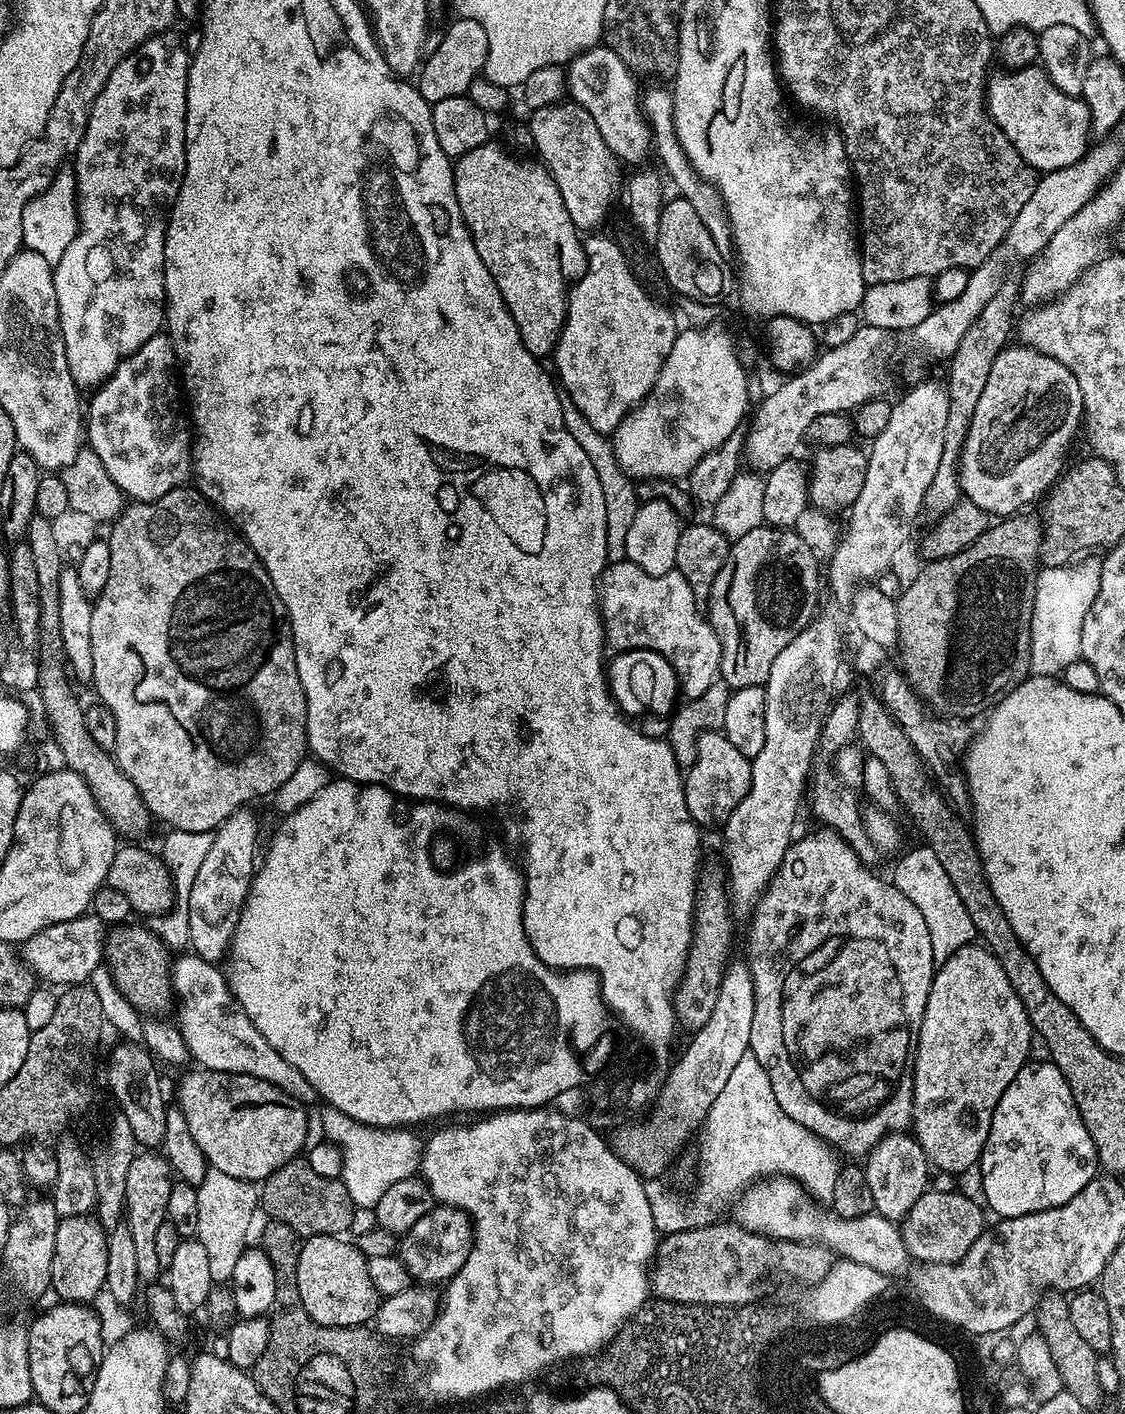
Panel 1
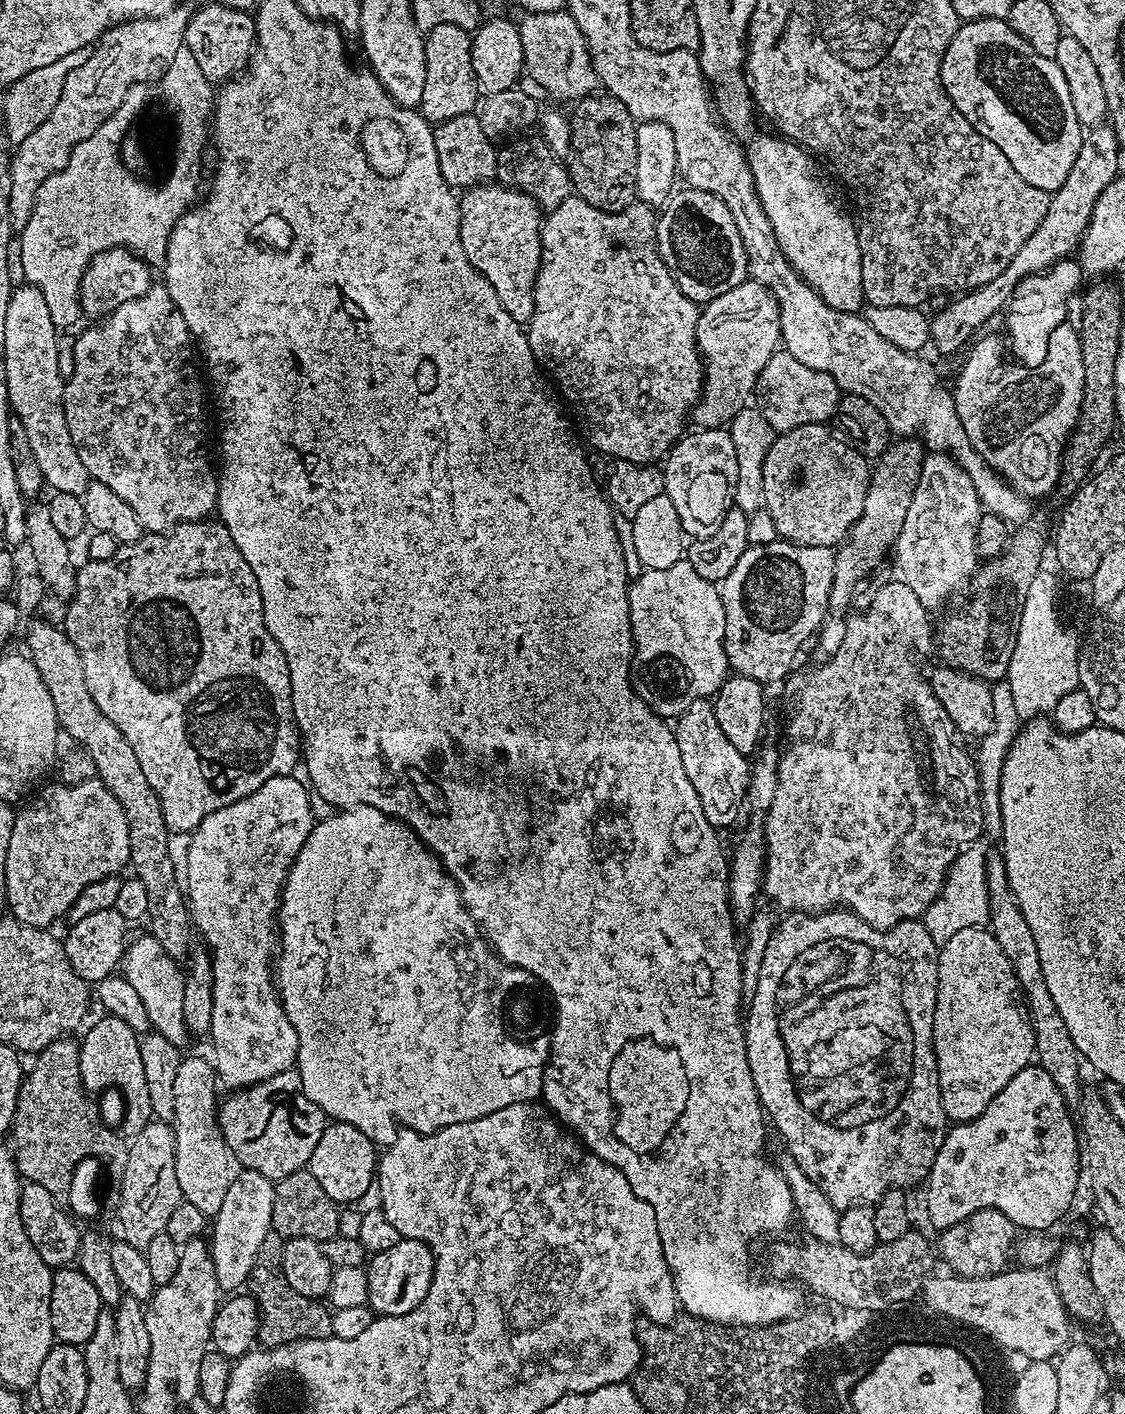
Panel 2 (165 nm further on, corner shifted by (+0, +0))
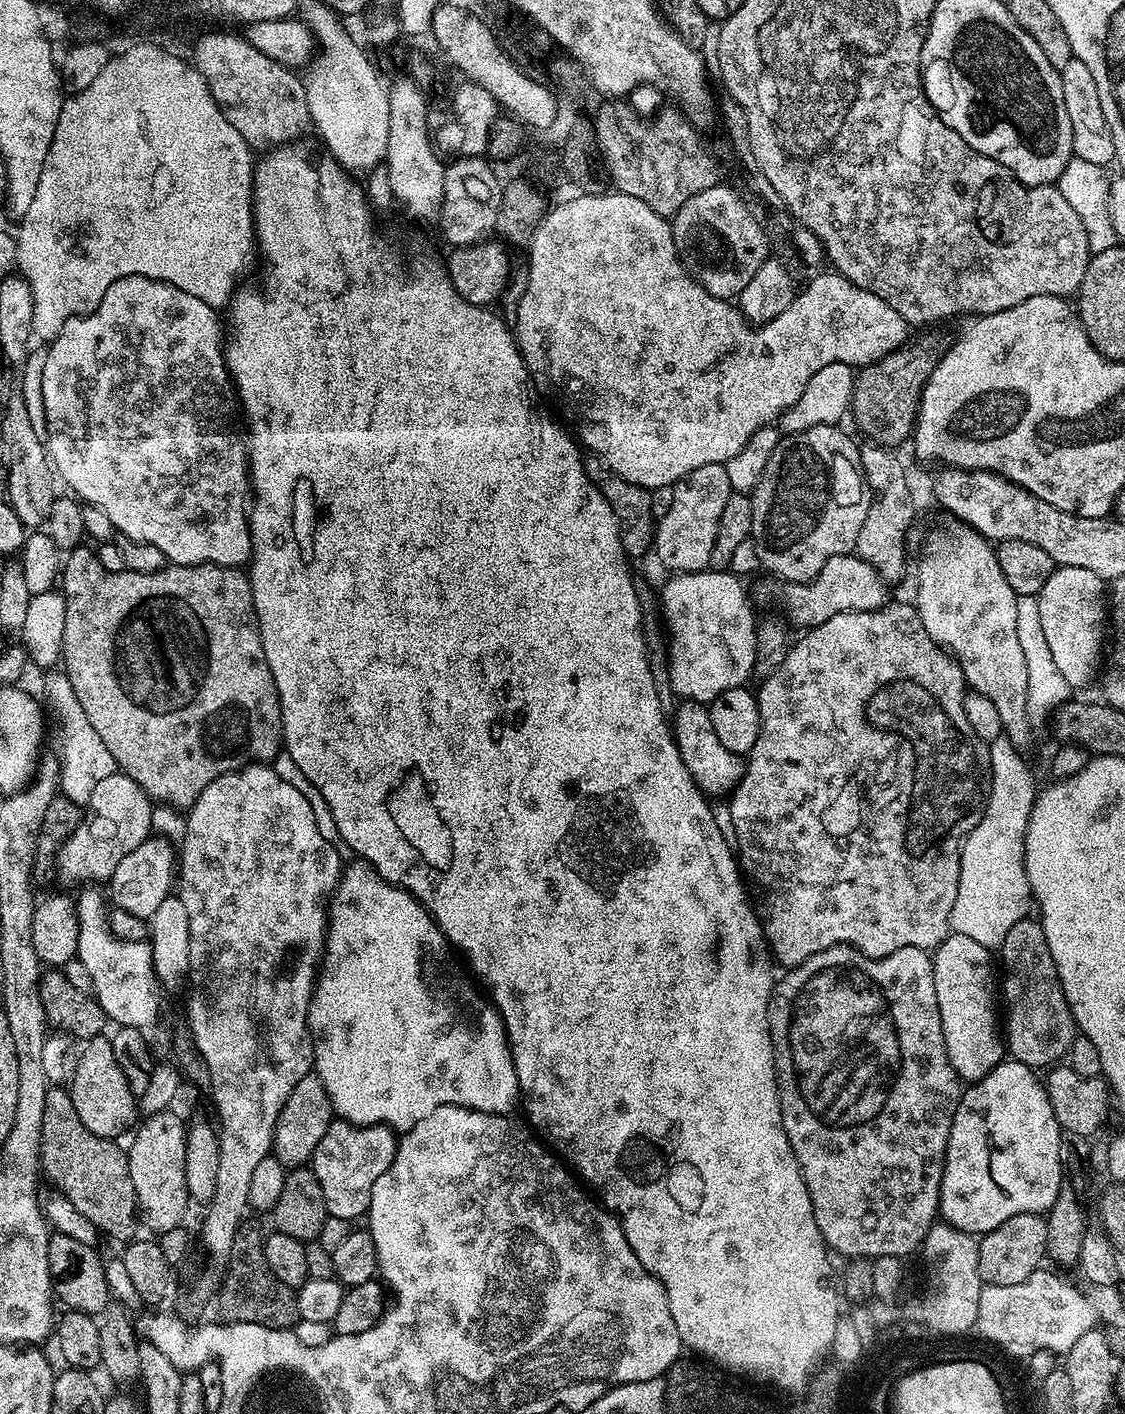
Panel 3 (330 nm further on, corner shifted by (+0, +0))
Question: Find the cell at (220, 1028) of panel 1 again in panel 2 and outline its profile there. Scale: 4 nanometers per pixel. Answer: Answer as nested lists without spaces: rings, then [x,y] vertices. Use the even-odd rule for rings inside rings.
[[[144,934],[128,946],[122,961],[122,975],[134,986],[138,998],[150,1014],[152,1028],[162,1038],[170,1038],[177,1046],[184,1046],[190,1037],[190,1029],[184,1020],[184,981],[185,973],[181,965],[162,950],[162,946],[150,934]]]

